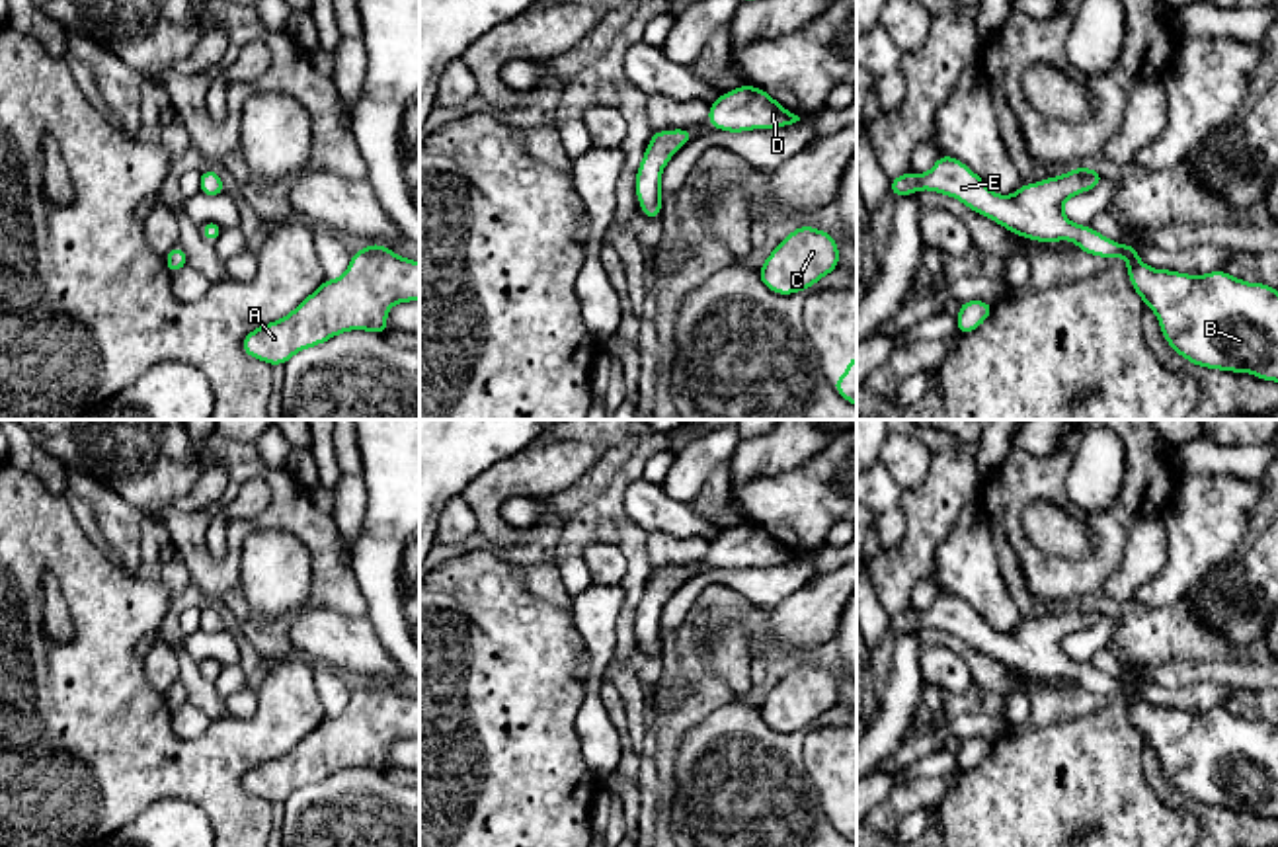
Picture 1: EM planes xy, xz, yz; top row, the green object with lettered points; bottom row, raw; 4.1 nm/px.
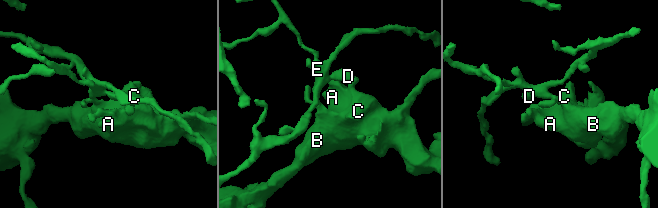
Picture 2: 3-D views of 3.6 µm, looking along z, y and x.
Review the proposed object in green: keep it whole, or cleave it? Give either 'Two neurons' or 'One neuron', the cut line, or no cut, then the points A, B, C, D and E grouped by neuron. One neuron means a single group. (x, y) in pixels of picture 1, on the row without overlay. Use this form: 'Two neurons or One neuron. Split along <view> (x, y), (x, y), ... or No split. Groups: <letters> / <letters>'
One neuron. No split. Groups: A B C D E

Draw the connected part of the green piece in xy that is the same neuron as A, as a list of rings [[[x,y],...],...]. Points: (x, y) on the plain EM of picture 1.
[[[384,681],[351,691],[345,710],[310,730],[285,755],[254,765],[242,775],[242,788],[271,804],[351,767],[384,773],[392,742],[419,738],[419,701],[396,693]]]

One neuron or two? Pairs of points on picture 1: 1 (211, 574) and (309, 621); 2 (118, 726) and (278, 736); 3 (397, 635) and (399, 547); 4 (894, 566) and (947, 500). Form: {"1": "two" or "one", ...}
{"1": "two", "2": "one", "3": "one", "4": "one"}

